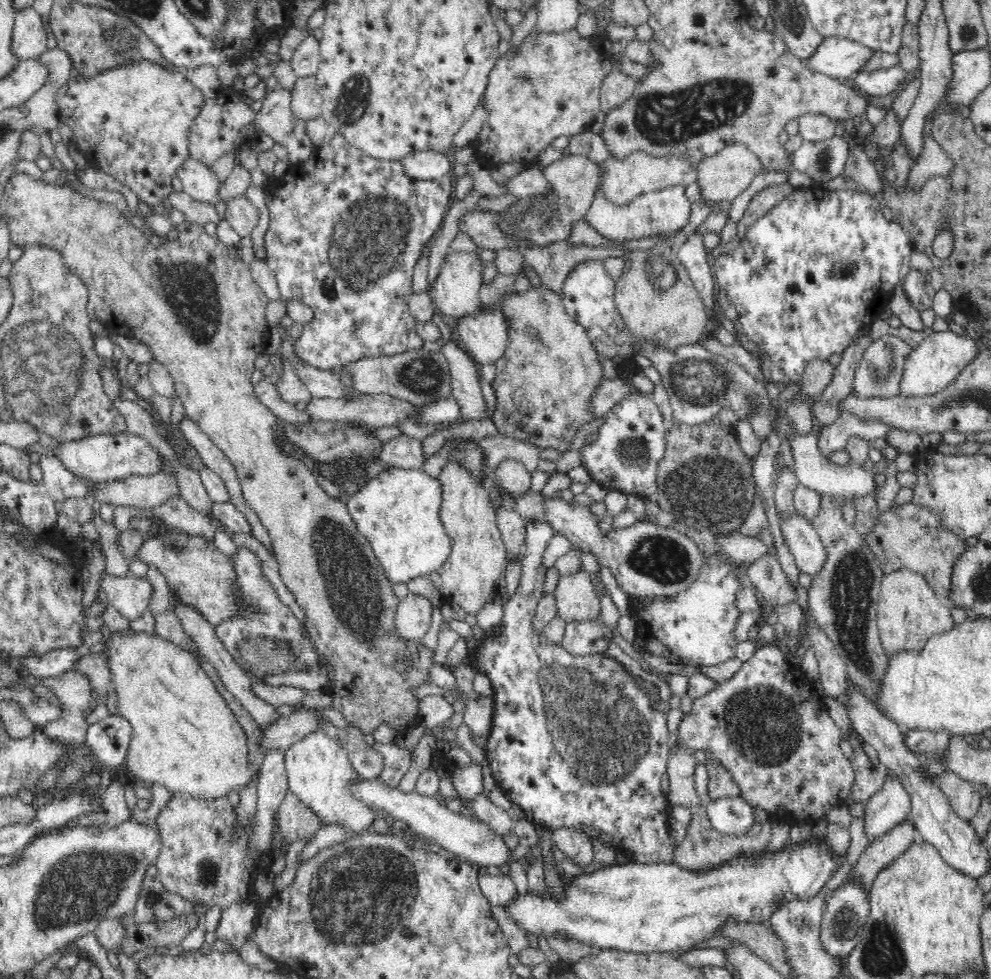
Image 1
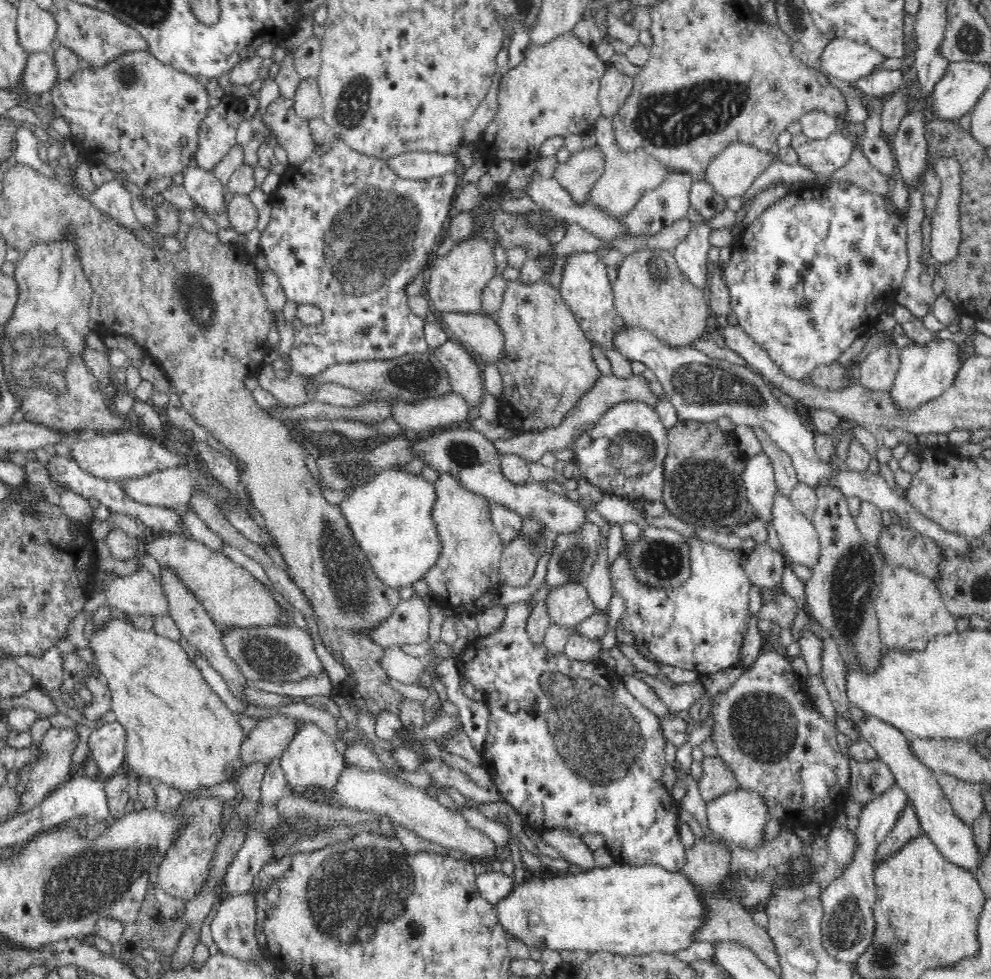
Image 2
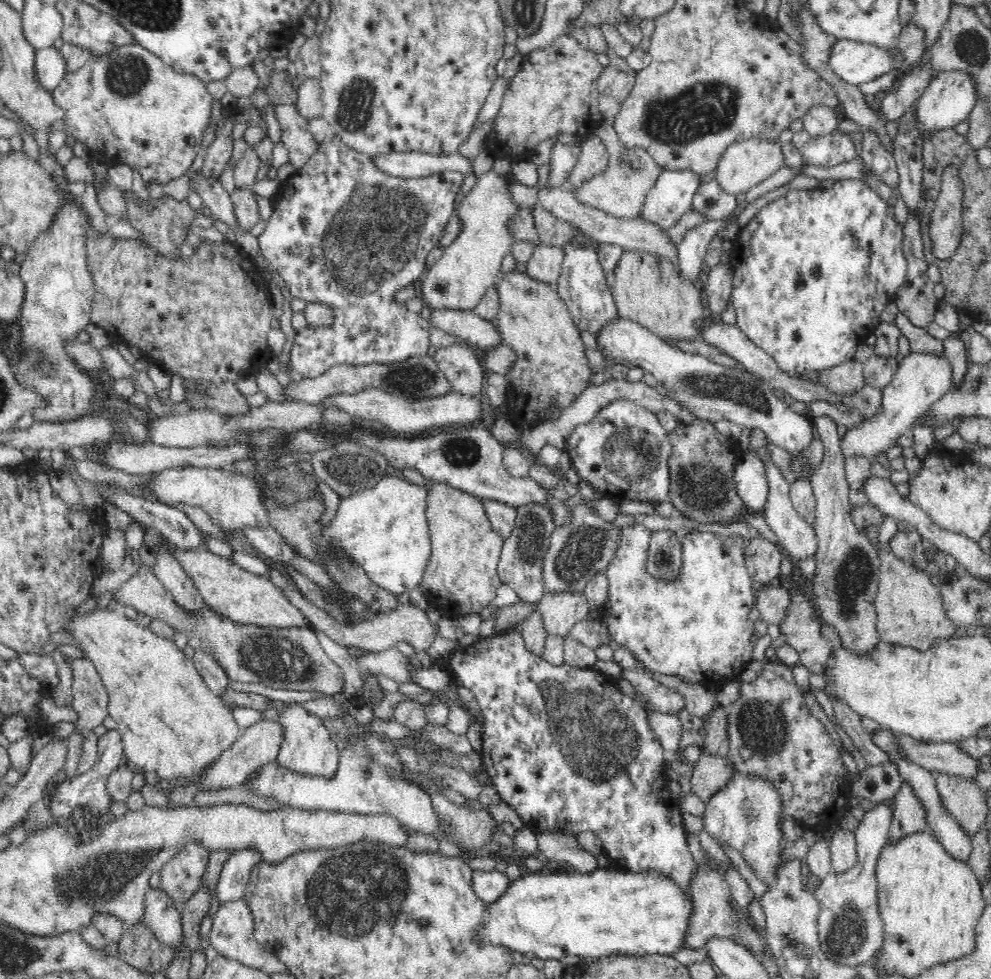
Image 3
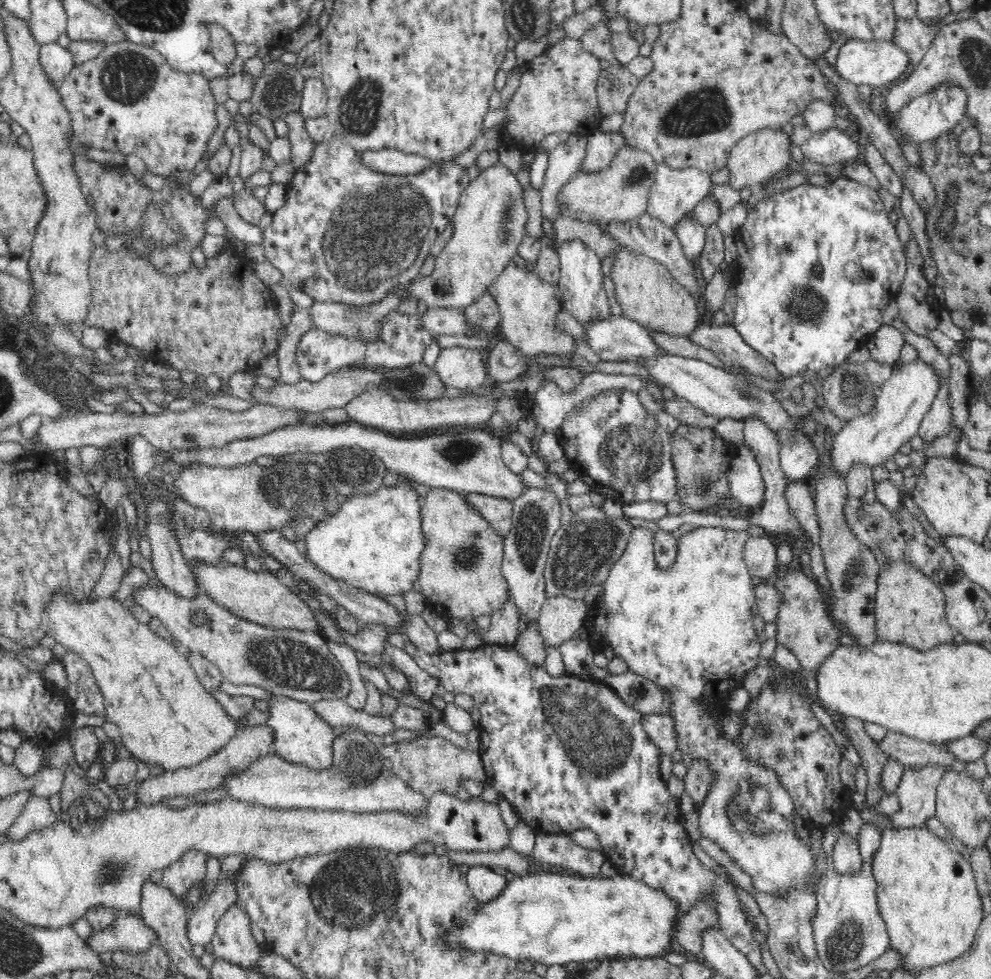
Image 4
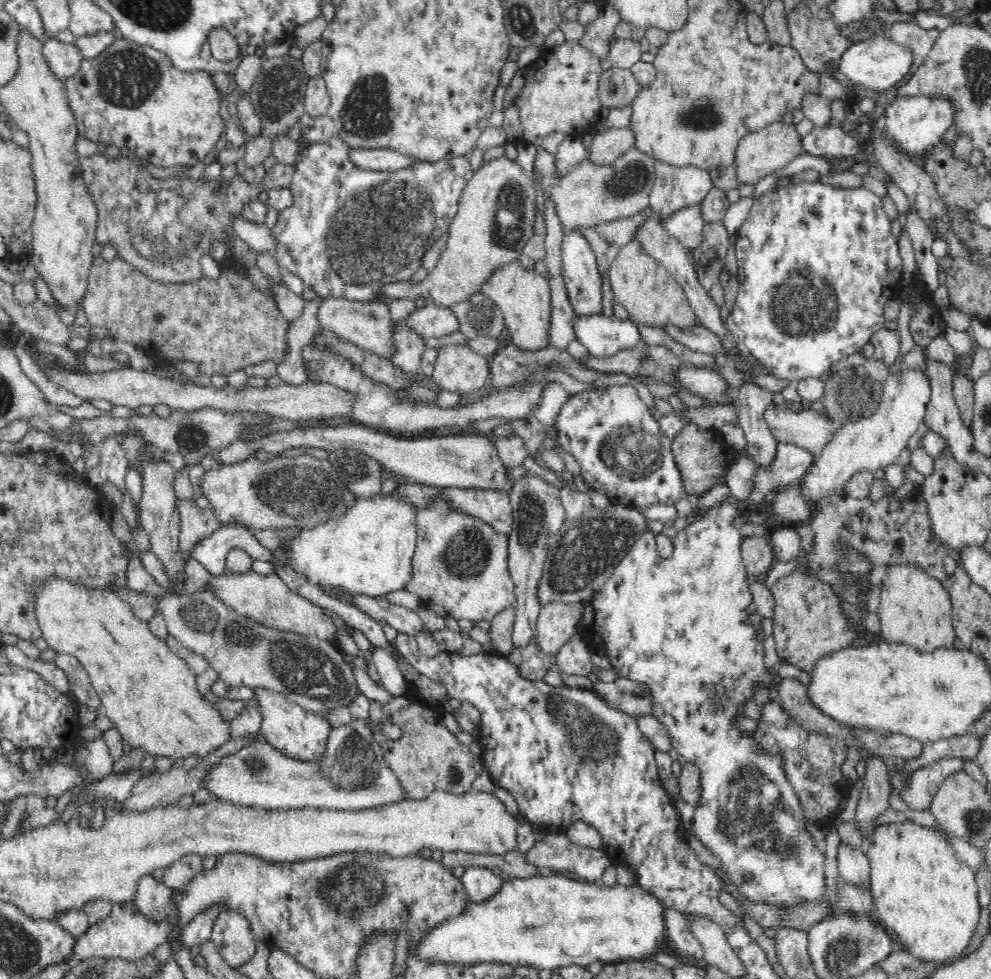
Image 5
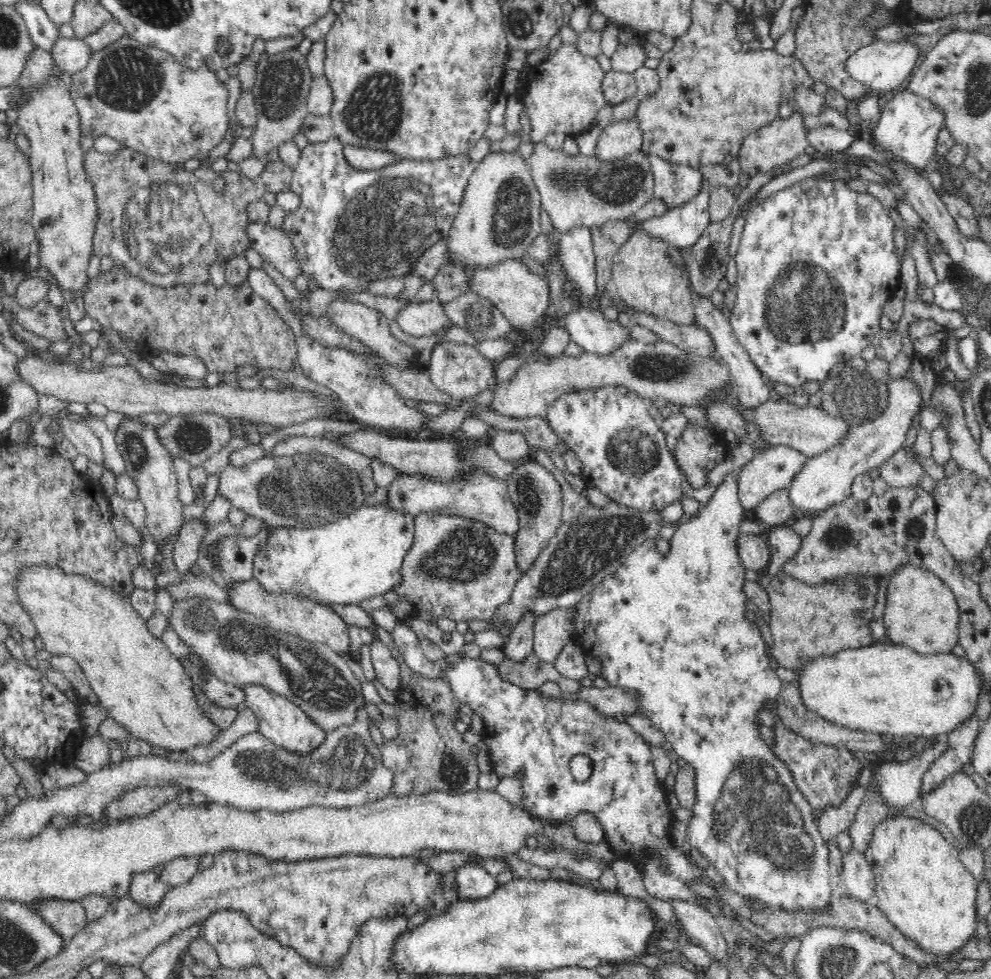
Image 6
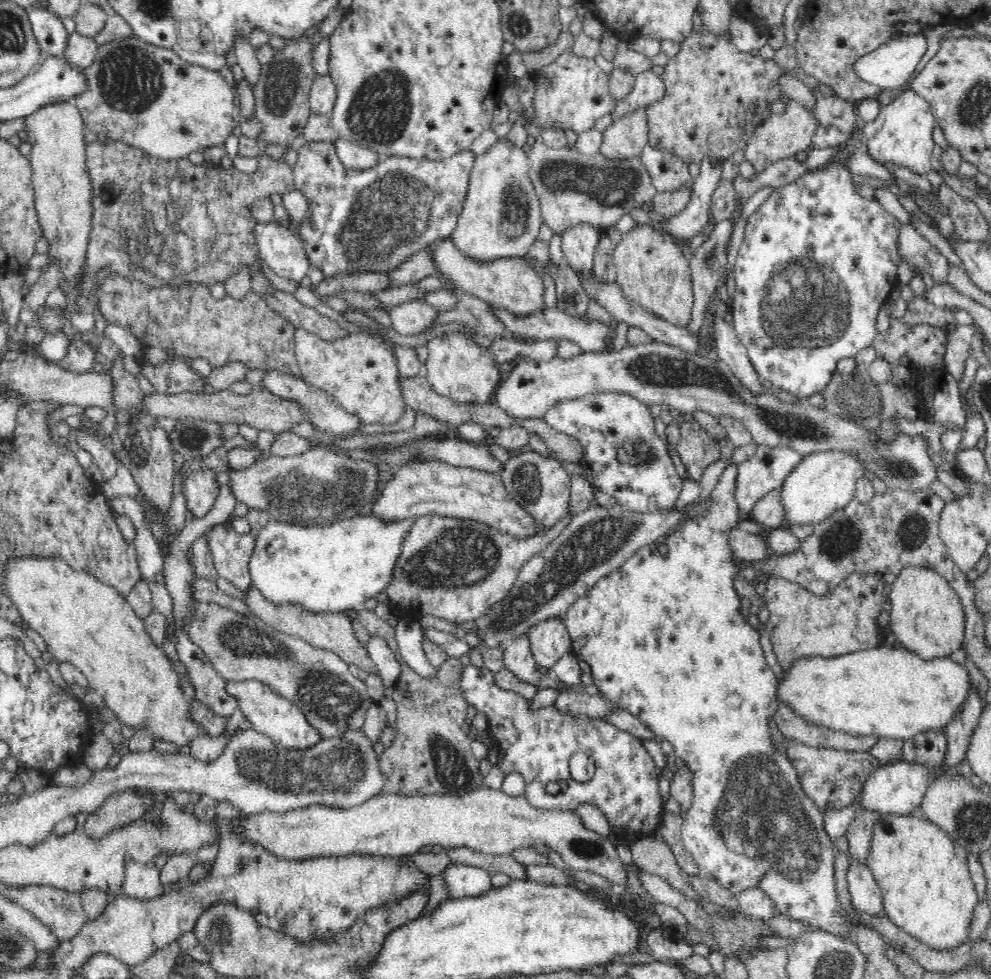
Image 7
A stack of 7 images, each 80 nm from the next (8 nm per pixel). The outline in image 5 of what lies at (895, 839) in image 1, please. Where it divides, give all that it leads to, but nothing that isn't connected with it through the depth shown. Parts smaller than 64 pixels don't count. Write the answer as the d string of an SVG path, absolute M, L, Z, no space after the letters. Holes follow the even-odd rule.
M945 757L914 772L910 776L910 788L901 792L902 799L912 809L930 809L935 792L948 776L961 771L965 762L962 757Z

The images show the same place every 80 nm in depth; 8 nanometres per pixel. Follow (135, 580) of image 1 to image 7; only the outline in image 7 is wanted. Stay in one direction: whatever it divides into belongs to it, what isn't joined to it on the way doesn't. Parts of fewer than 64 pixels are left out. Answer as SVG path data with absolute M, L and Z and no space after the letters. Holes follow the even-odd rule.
M216 603L198 604L187 633L211 660L225 680L259 680L280 696L294 703L316 729L328 740L342 737L348 729L361 730L372 701L361 681L348 669L349 664L336 653L314 648L306 641L278 632L256 615L240 616Z

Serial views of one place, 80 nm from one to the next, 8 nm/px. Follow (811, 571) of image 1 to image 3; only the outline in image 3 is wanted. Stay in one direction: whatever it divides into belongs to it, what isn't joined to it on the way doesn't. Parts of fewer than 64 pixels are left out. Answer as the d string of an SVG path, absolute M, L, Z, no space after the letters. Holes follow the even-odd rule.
M748 428L748 431L750 431L750 436L748 436L750 450L754 451L754 453L762 459L764 469L766 469L768 498L766 498L764 510L761 511L766 524L778 537L779 547L787 556L794 558L798 562L805 558L813 558L817 551L815 529L812 529L812 527L802 519L802 516L796 512L796 509L794 509L794 505L792 505L792 501L788 496L790 482L783 476L781 468L771 460L771 452L769 451L770 440L767 438L767 434L759 428Z

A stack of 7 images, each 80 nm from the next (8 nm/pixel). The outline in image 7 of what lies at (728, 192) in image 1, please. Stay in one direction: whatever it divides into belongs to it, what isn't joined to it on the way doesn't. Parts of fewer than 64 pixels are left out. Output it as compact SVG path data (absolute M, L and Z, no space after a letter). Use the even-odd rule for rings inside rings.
M788 100L784 103L784 109L780 113L769 113L764 120L754 129L752 136L745 146L745 158L758 173L776 160L794 157L796 152L807 150L811 146L811 138L815 130L820 126L815 113L815 106L807 108L806 104L800 104L796 100Z

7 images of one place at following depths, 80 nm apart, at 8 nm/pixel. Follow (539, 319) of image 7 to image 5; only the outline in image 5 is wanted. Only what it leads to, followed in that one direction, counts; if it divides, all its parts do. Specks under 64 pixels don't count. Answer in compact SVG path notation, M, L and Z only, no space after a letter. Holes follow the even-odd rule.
M602 314L576 315L573 321L575 339L588 354L606 358L624 348L643 343L633 320L605 318Z

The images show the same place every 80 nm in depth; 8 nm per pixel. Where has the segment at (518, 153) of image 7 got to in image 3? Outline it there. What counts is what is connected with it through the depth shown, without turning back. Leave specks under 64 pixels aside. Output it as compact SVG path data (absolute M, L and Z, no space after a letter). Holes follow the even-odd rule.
M490 169L477 177L475 185L463 193L464 198L457 204L460 221L458 236L443 248L440 260L416 283L424 305L431 309L473 310L488 288L495 285L502 261L512 254L513 244L516 243L508 227L520 210L512 199L512 182L508 175Z

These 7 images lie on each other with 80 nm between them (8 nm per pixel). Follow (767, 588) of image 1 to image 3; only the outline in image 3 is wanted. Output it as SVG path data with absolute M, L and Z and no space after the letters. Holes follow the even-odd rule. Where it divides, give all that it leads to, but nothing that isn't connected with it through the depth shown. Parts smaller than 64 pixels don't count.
M763 537L747 542L744 548L745 563L749 575L763 585L778 583L782 550Z

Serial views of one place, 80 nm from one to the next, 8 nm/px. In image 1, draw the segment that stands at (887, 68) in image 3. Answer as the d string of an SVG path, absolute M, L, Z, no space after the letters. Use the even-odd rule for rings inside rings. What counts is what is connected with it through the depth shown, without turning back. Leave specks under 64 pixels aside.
M828 37L818 45L816 54L807 61L808 67L828 75L832 78L839 79L841 81L854 80L856 74L864 71L863 67L868 64L868 60L874 58L874 51L862 43L856 41L850 41L844 37Z

